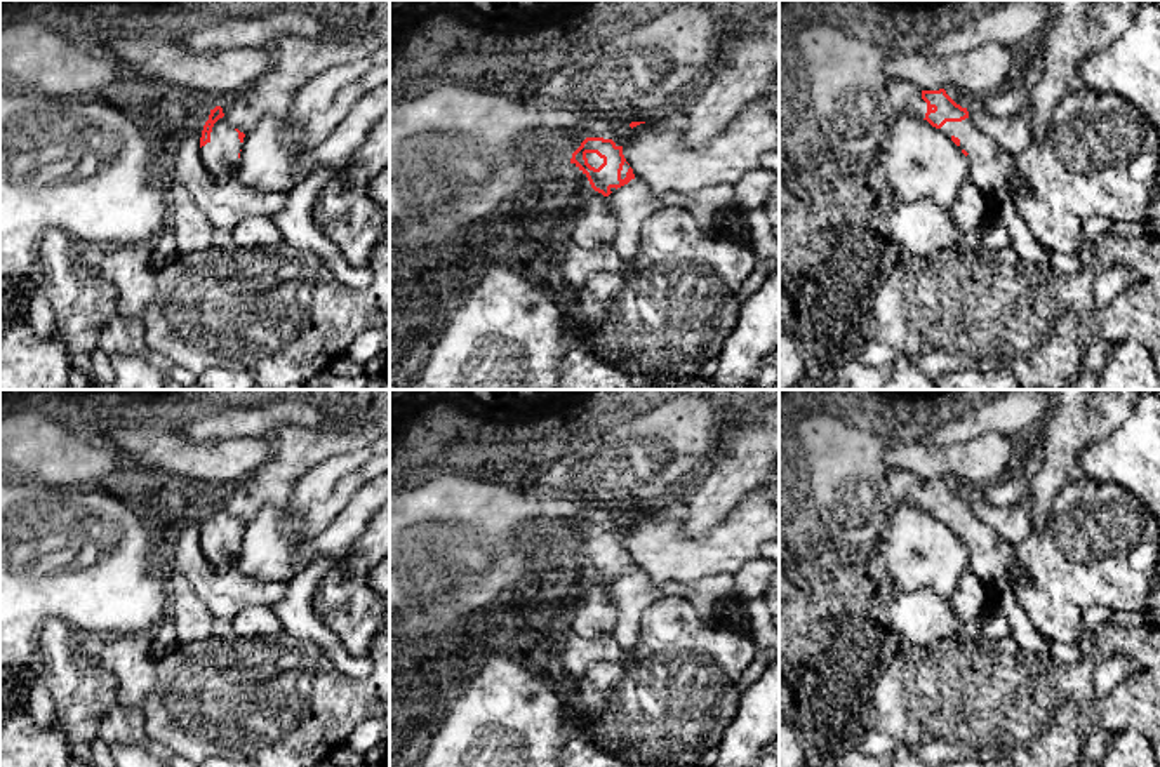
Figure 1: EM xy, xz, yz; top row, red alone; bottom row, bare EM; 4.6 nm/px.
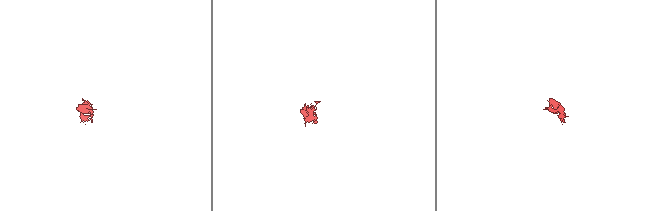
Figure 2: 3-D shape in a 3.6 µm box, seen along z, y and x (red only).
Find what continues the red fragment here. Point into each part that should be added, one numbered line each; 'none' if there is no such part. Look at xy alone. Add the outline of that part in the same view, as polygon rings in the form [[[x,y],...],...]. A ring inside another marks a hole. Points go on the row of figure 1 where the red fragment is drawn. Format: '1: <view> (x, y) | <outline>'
1: xy (220, 157) | [[[219,118],[210,132],[210,141],[200,148],[202,162],[210,177],[230,181],[238,167],[238,153],[242,143],[238,132],[223,118]]]

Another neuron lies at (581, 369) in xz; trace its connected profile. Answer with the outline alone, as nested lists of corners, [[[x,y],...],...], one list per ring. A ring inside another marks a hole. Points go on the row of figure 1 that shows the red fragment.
[[[576,343],[569,348],[551,390],[637,390],[638,384],[631,374],[597,357],[590,346]]]

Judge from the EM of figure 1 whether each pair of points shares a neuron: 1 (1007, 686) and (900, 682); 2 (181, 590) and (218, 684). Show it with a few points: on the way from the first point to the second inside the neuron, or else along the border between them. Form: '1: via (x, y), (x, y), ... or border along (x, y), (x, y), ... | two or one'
1: via (981, 686), (926, 686) | one
2: border along (214, 637), (180, 644) | two

